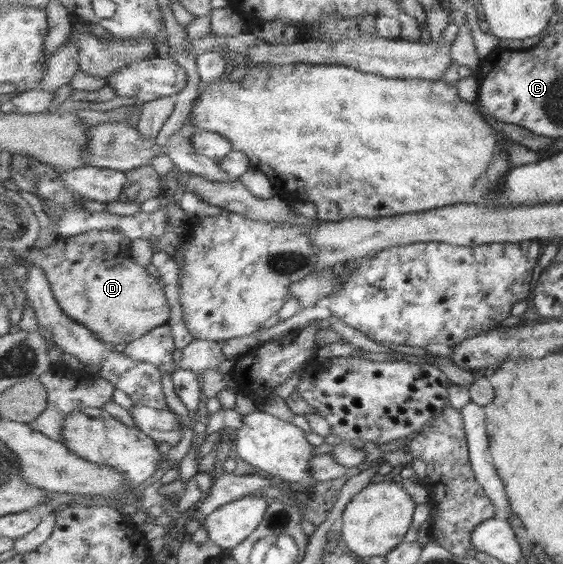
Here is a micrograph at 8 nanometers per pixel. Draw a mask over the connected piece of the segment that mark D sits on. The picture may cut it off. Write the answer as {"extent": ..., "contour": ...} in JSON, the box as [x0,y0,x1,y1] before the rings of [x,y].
{"extent":[22,229,170,345],"contour":[[[95,229],[93,232],[90,233],[82,233],[82,235],[78,235],[76,237],[58,237],[54,240],[54,242],[52,242],[50,245],[44,247],[44,248],[37,248],[37,247],[32,247],[27,249],[26,251],[24,251],[22,253],[22,256],[25,259],[29,259],[29,261],[33,261],[33,263],[35,263],[35,265],[39,265],[45,272],[48,278],[48,281],[50,282],[50,284],[52,284],[52,290],[54,291],[54,295],[57,297],[58,303],[61,305],[61,308],[64,310],[64,313],[67,313],[70,317],[74,318],[74,321],[77,321],[79,324],[84,324],[88,329],[91,329],[98,337],[102,338],[102,341],[108,342],[109,344],[114,345],[118,345],[118,343],[126,343],[129,344],[131,341],[140,339],[140,337],[145,336],[149,331],[152,331],[154,328],[163,326],[164,324],[167,323],[168,319],[170,319],[170,303],[168,303],[168,299],[166,299],[166,293],[164,293],[164,289],[162,288],[162,285],[160,285],[160,277],[159,277],[159,282],[156,280],[156,277],[158,275],[150,275],[150,273],[148,273],[148,271],[146,270],[146,268],[142,267],[142,265],[138,265],[138,263],[136,263],[136,261],[134,261],[134,259],[132,259],[132,257],[130,256],[130,240],[128,240],[128,238],[125,238],[124,236],[122,236],[122,234],[118,234],[106,229],[102,229],[102,230],[98,230]]]}

